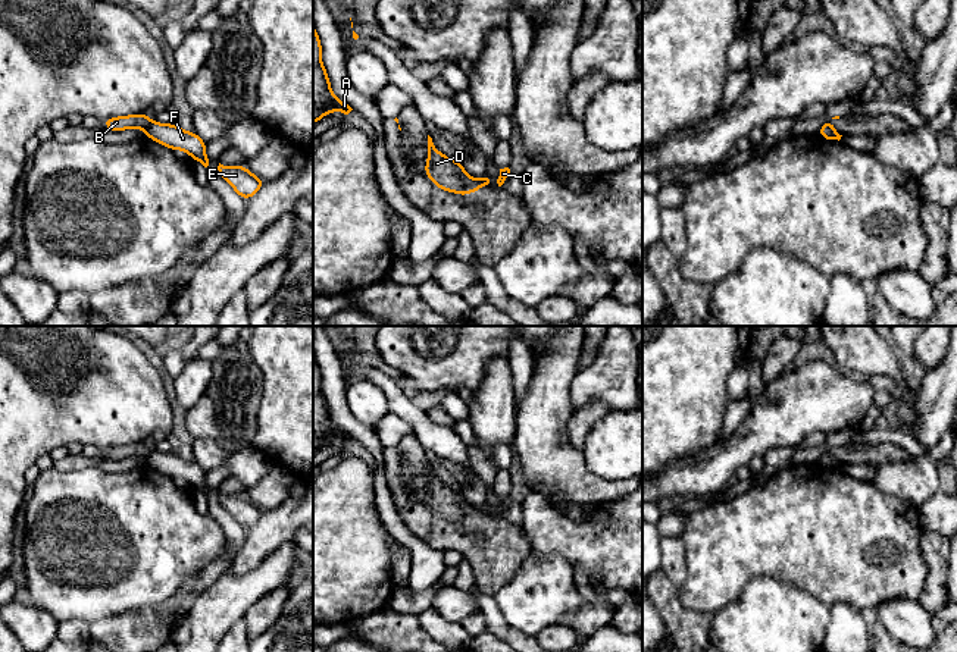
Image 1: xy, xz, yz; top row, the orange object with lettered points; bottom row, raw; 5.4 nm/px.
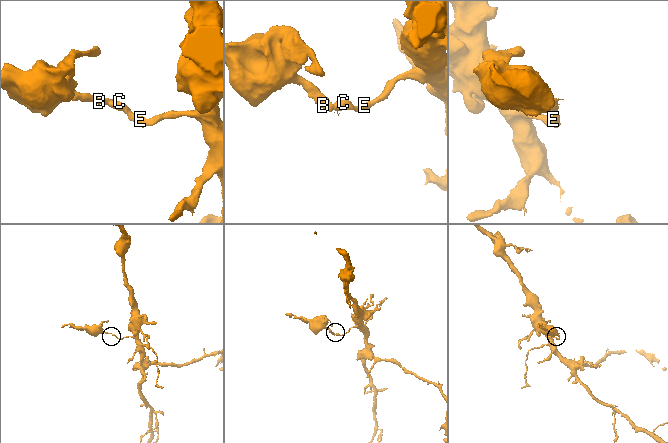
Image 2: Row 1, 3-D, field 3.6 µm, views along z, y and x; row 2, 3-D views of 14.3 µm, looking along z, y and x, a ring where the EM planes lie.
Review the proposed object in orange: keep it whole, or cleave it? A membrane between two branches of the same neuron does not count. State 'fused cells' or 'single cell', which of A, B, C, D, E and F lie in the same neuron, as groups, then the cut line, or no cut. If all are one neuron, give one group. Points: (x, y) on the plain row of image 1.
fused cells; groups A B D / C E F; cut xy (155, 450), (144, 460)

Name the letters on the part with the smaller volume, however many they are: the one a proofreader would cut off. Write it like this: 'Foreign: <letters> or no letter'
Foreign: A, B, D

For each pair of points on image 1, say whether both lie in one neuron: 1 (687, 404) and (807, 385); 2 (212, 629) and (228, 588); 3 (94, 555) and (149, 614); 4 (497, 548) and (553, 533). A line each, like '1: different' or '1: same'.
1: different
2: same
3: different
4: different

